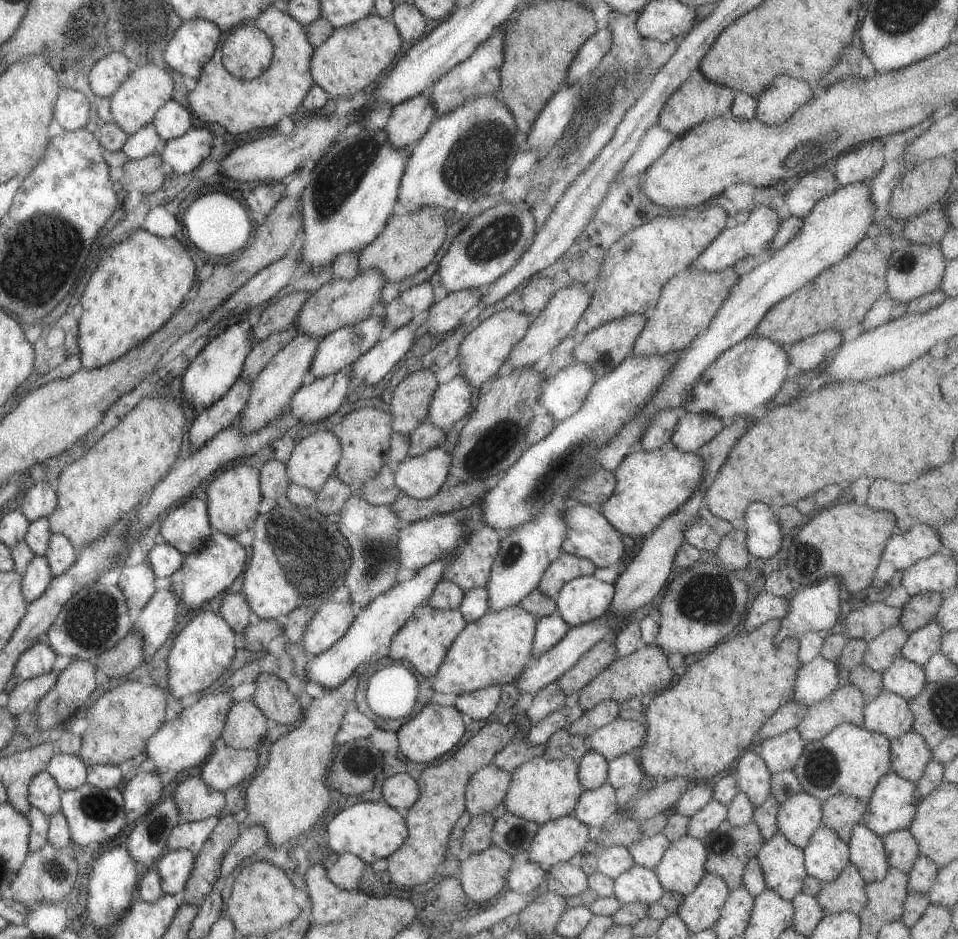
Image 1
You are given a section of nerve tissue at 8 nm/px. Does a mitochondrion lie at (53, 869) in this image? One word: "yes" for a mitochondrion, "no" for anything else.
yes

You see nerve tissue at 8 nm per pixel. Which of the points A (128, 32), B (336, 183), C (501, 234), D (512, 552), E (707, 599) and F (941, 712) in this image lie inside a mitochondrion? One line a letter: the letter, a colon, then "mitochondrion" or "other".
A: mitochondrion
B: mitochondrion
C: mitochondrion
D: mitochondrion
E: mitochondrion
F: mitochondrion

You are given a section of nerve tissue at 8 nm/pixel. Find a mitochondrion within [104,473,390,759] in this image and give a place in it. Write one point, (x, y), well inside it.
(308, 553)

